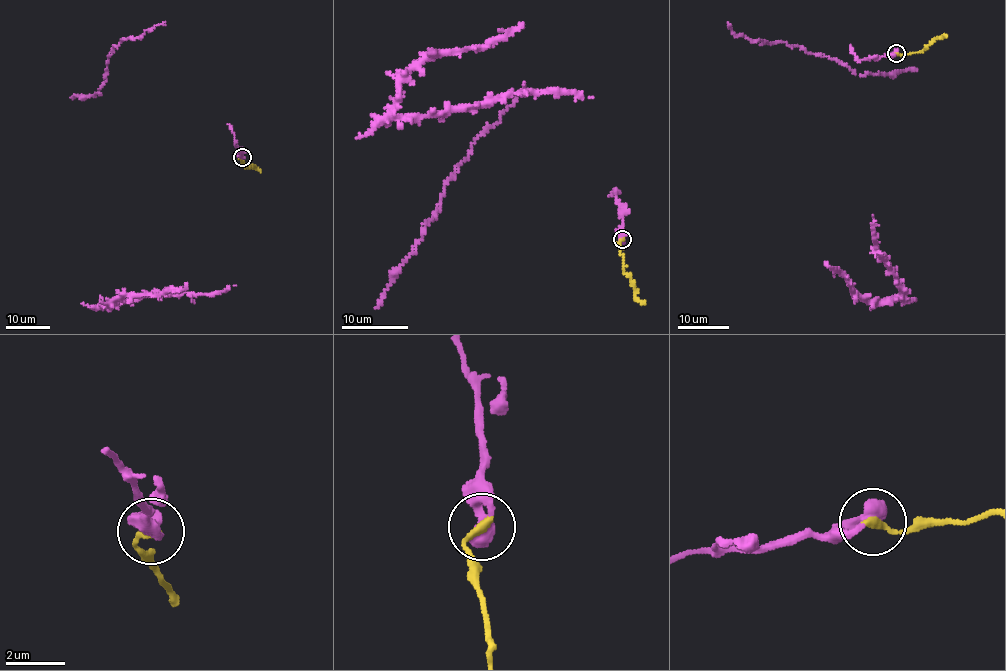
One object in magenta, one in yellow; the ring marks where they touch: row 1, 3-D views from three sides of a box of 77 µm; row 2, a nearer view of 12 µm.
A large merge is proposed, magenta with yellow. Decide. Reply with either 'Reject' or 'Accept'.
Accept

